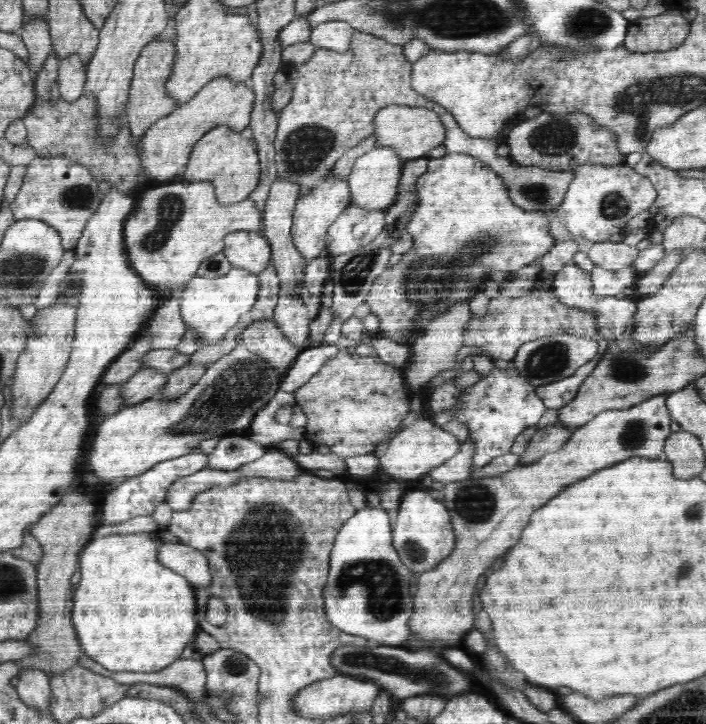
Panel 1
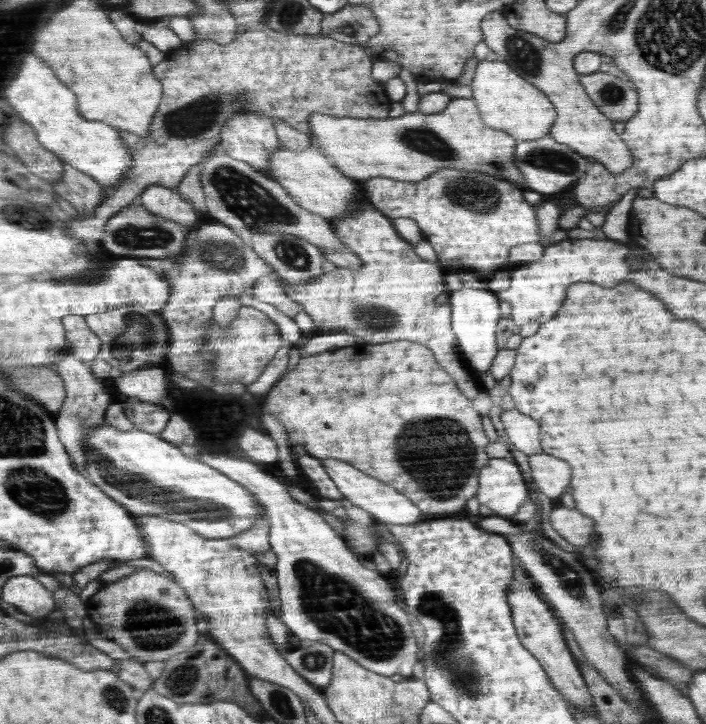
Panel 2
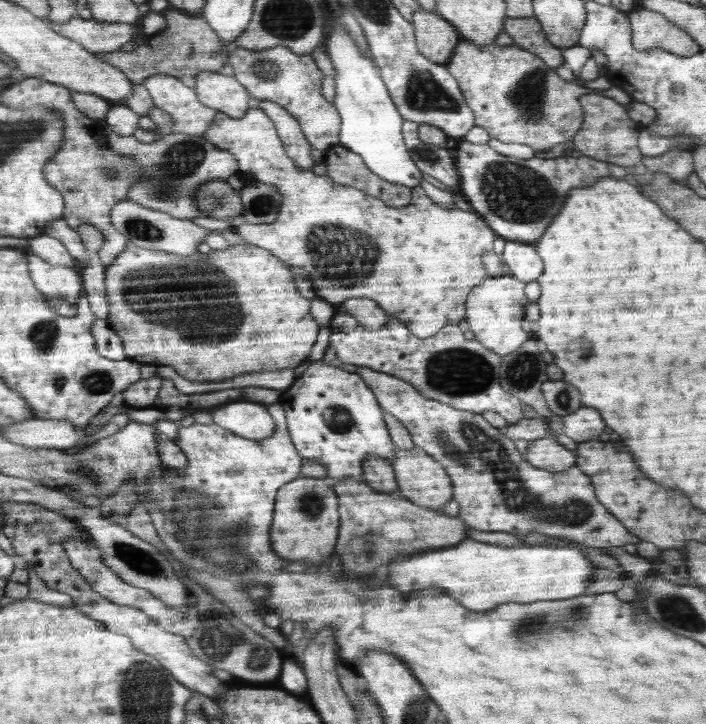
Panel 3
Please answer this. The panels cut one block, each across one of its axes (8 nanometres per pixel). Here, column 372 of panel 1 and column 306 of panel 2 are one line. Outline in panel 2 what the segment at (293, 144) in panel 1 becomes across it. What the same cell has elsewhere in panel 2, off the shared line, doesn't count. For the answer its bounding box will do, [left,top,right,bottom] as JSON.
[65,26,392,249]

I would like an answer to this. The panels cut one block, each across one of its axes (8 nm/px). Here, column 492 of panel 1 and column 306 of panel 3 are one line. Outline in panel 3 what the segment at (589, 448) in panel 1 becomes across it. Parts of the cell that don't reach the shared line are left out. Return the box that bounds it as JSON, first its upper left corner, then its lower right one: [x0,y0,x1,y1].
[269,476,338,568]

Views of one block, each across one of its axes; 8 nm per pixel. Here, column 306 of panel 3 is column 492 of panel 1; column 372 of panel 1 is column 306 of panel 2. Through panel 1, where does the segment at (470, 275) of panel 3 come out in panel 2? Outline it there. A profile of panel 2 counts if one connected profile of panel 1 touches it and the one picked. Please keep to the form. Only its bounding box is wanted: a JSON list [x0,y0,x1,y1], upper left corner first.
[282,200,478,398]

